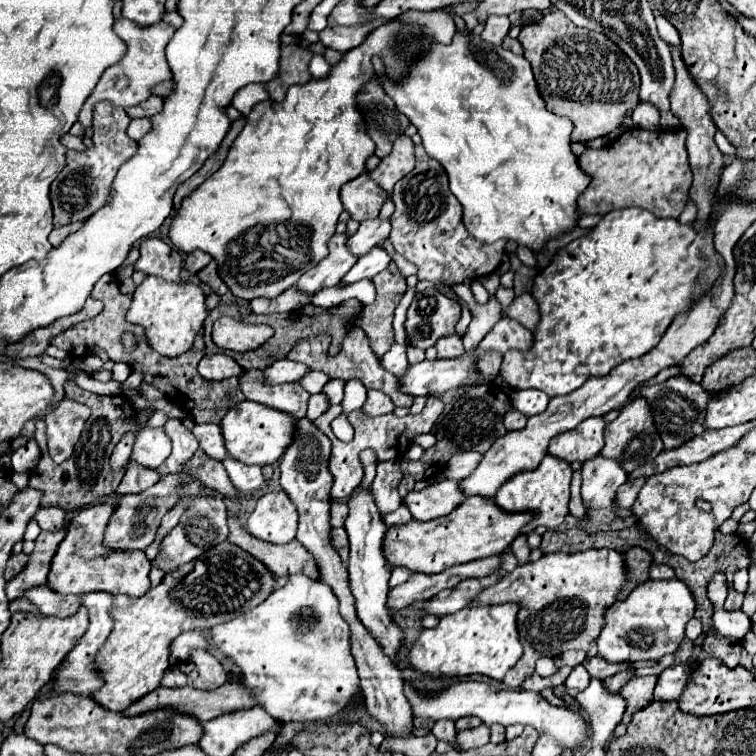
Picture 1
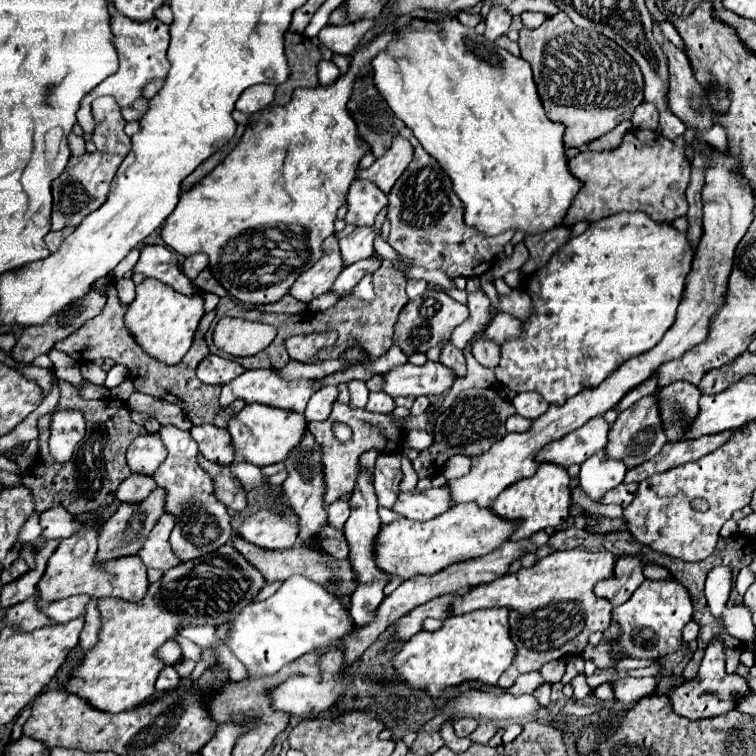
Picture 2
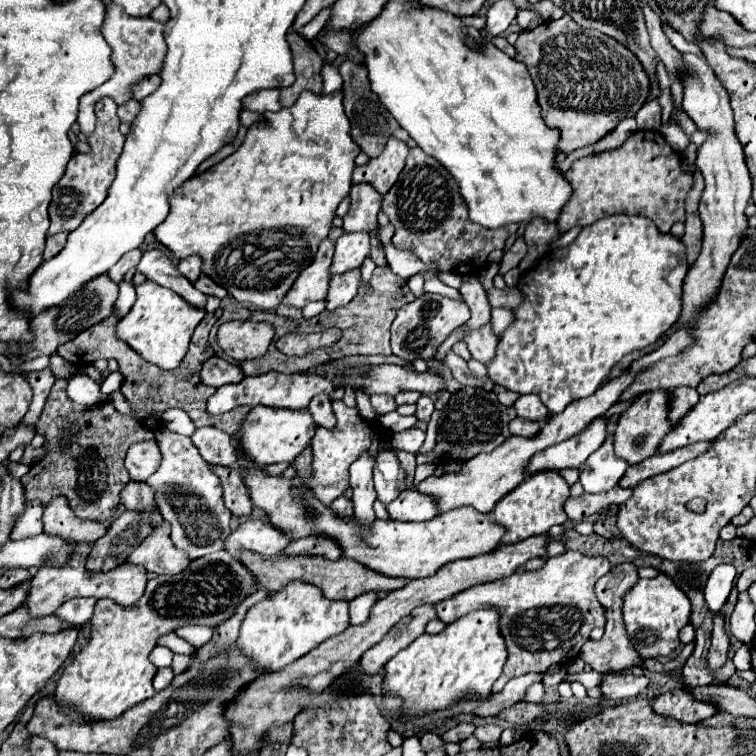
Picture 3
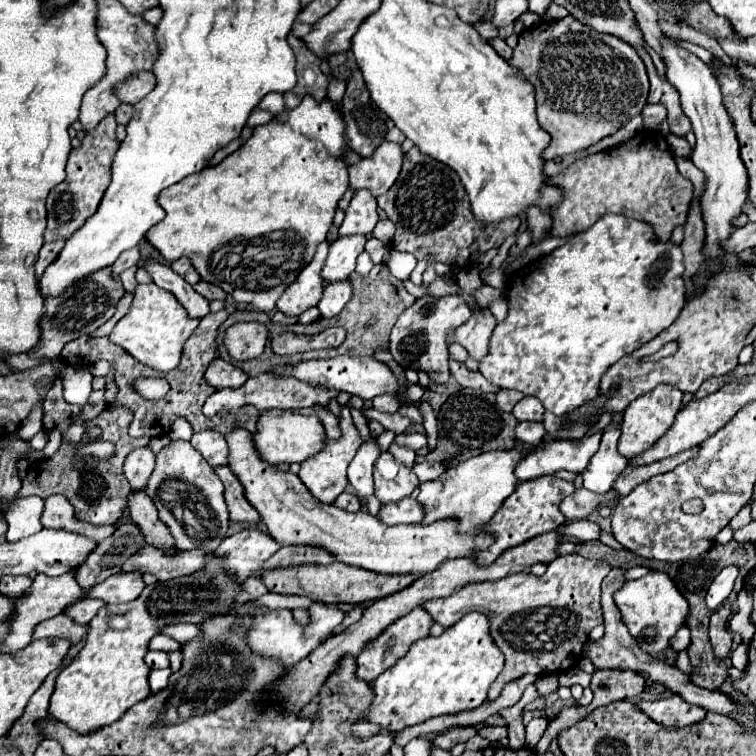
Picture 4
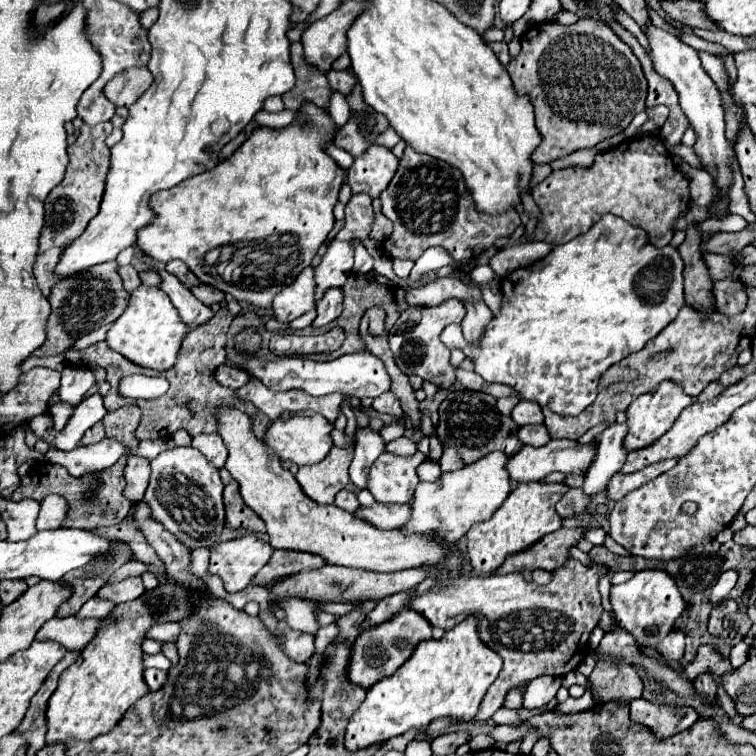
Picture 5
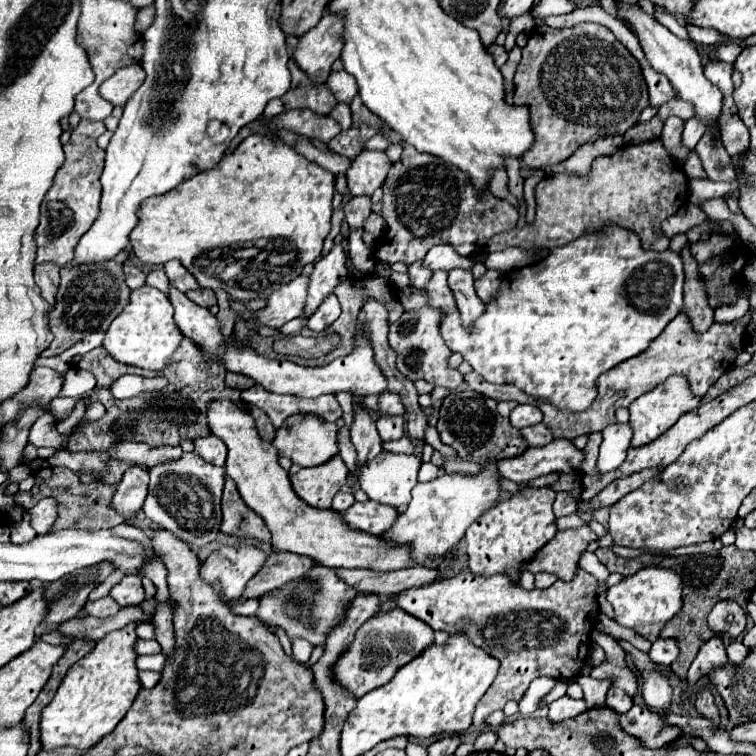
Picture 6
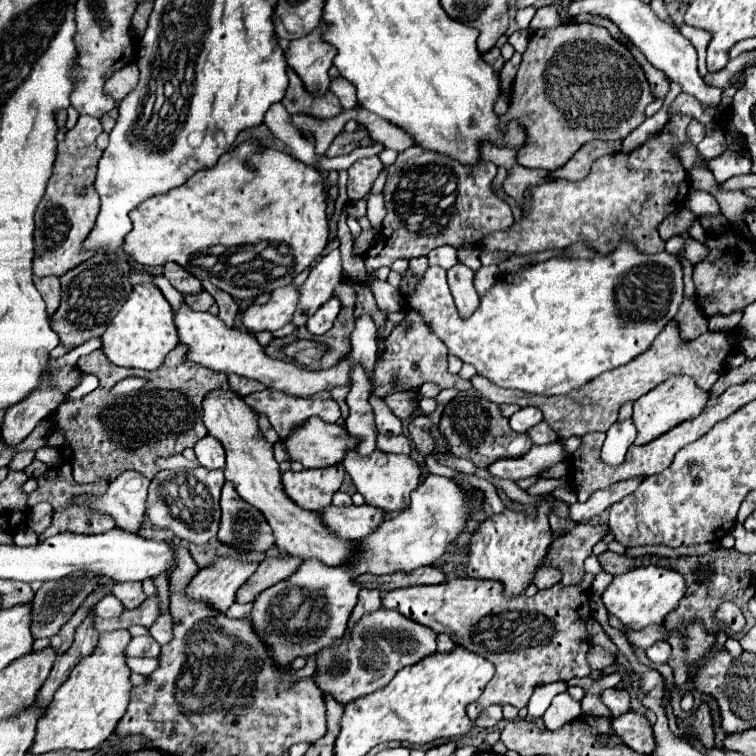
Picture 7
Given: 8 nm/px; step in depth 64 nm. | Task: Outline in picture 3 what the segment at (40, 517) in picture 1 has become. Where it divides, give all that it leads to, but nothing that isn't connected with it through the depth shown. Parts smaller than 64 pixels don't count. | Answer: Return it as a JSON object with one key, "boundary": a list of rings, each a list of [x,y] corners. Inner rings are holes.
{"boundary":[[[64,496],[54,498],[44,508],[44,532],[50,536],[64,536],[64,540],[88,540],[96,542],[108,530],[106,524],[80,520],[64,500]]]}

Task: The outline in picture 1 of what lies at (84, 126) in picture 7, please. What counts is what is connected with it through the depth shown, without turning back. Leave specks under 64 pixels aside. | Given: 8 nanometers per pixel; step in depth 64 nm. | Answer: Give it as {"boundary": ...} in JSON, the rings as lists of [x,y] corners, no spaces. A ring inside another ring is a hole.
{"boundary":[[[98,104],[94,110],[94,146],[84,152],[68,150],[66,166],[60,176],[52,182],[50,200],[54,208],[54,226],[60,228],[70,222],[86,220],[98,212],[110,196],[110,184],[118,168],[136,154],[136,142],[126,134],[130,116],[122,108],[112,108],[110,104]]]}

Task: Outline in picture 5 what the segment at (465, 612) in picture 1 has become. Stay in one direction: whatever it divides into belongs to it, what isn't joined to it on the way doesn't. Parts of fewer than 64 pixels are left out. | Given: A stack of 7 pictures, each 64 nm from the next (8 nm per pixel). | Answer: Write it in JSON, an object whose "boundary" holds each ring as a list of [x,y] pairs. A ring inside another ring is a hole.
{"boundary":[[[468,616],[468,620],[462,620],[456,628],[448,630],[444,638],[420,642],[408,662],[404,662],[392,676],[386,676],[368,688],[364,704],[350,718],[346,728],[346,748],[364,748],[404,734],[410,728],[426,732],[426,726],[434,718],[452,716],[472,720],[488,686],[500,674],[500,668],[500,656],[492,652],[476,632],[476,616]]]}

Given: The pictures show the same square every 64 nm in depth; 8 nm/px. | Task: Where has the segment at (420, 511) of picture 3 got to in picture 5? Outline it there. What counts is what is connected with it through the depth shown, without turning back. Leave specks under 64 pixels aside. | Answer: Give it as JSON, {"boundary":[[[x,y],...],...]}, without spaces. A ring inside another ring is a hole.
{"boundary":[[[374,504],[372,508],[358,508],[354,516],[360,516],[368,520],[370,524],[390,530],[390,528],[400,528],[402,524],[408,522],[408,516],[412,516],[410,504]]]}

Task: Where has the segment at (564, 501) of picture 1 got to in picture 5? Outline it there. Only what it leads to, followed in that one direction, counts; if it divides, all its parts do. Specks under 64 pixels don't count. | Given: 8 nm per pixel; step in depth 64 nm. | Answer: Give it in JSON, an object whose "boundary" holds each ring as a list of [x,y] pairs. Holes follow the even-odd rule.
{"boundary":[[[526,482],[518,484],[504,504],[496,510],[496,514],[480,524],[474,524],[466,538],[468,538],[468,556],[472,562],[474,572],[490,574],[494,572],[508,554],[520,552],[534,542],[538,542],[544,534],[550,534],[562,526],[562,518],[556,512],[556,502],[570,486],[564,482]]]}

